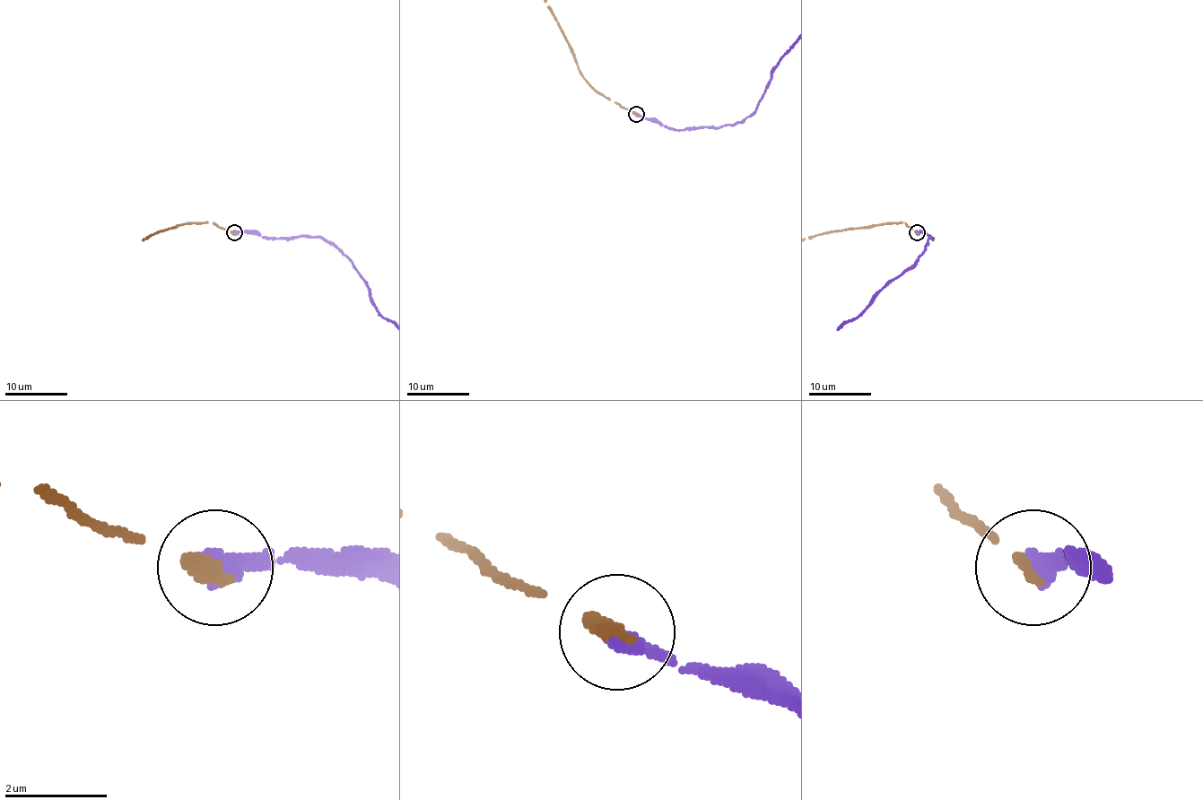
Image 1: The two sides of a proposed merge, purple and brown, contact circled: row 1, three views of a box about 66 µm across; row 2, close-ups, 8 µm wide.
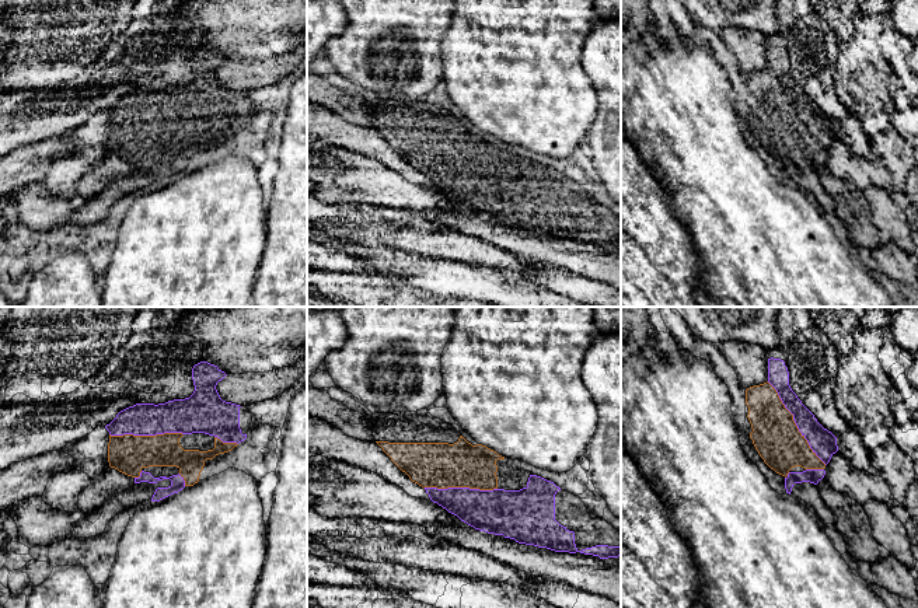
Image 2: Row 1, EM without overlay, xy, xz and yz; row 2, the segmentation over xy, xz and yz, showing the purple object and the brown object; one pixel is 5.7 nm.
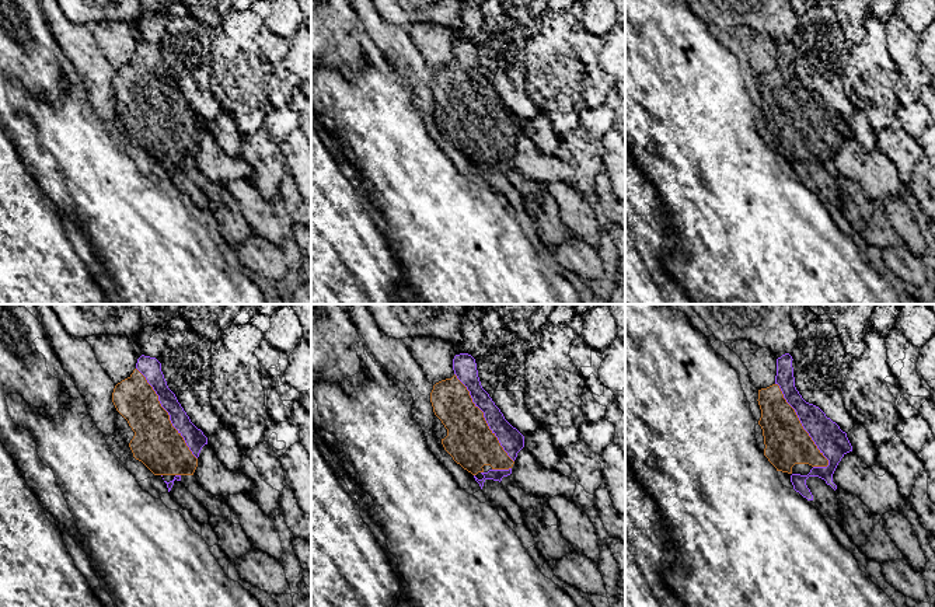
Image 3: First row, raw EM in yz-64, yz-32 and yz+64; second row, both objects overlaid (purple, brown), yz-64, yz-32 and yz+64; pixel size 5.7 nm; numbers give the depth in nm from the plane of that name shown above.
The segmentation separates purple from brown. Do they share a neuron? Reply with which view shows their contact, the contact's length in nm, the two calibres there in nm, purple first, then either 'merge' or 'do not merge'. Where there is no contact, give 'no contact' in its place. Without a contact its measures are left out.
meets purple in yz; contact 600 nm long; 150 nm thick on the purple side, 280 nm on the other; merge

